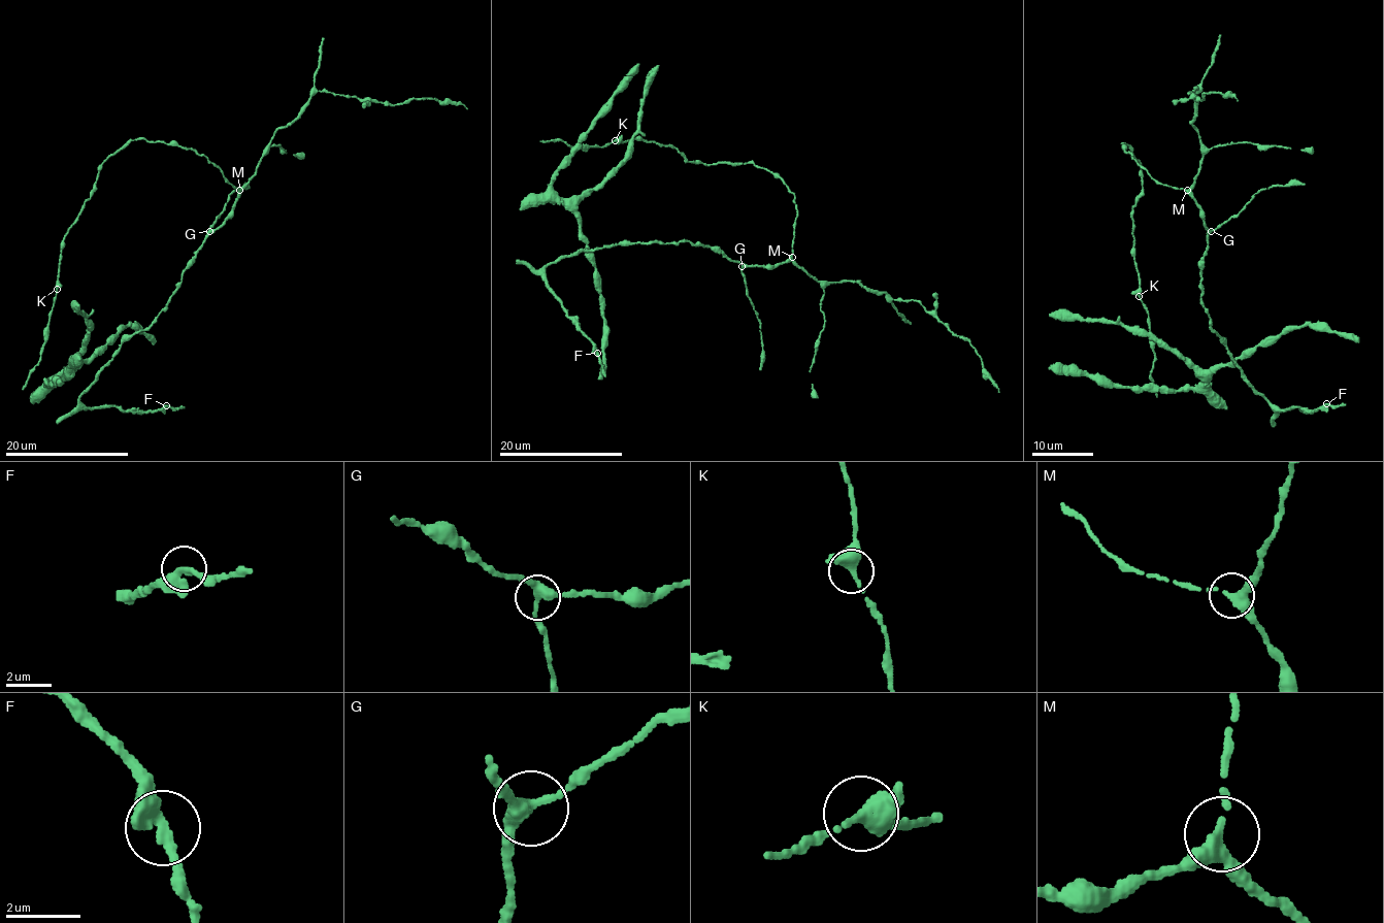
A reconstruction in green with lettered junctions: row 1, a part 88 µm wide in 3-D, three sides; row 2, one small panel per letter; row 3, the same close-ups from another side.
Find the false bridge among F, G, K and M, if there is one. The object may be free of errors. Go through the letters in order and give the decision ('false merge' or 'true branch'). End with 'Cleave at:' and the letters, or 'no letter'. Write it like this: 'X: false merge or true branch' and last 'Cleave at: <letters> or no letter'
F: true branch
G: true branch
K: true branch
M: true branch
Cleave at: no letter

